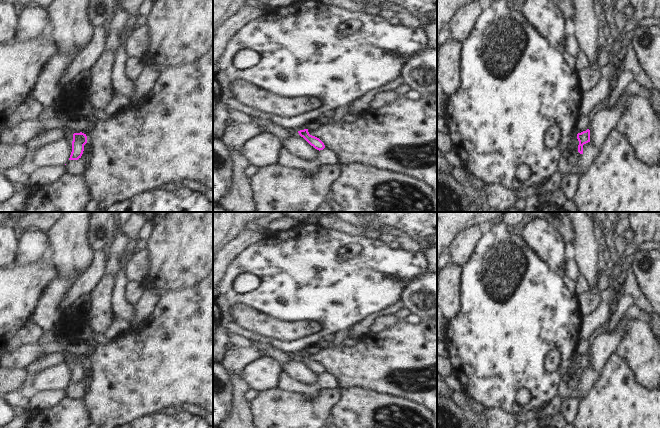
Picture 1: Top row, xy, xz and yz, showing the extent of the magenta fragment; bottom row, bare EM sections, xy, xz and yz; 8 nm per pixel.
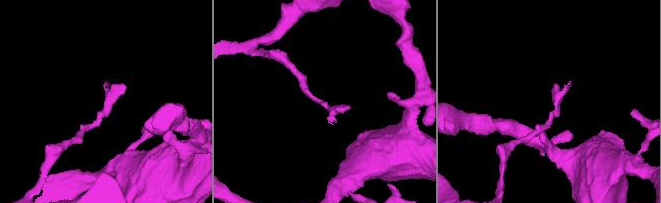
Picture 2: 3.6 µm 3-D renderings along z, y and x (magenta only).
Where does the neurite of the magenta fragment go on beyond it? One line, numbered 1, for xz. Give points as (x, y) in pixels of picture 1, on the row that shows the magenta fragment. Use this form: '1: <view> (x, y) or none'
1: none

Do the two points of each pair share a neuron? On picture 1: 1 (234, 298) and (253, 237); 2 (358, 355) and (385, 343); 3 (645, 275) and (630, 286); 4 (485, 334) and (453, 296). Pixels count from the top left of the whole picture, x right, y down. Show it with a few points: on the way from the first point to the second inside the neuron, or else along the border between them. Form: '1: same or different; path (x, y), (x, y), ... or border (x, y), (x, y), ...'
1: different; border (266, 236), (246, 248), (234, 261)
2: same; path (365, 355), (373, 355), (378, 350)
3: different; border (629, 260), (637, 283), (649, 300)
4: different; border (460, 281), (460, 310), (449, 321)

